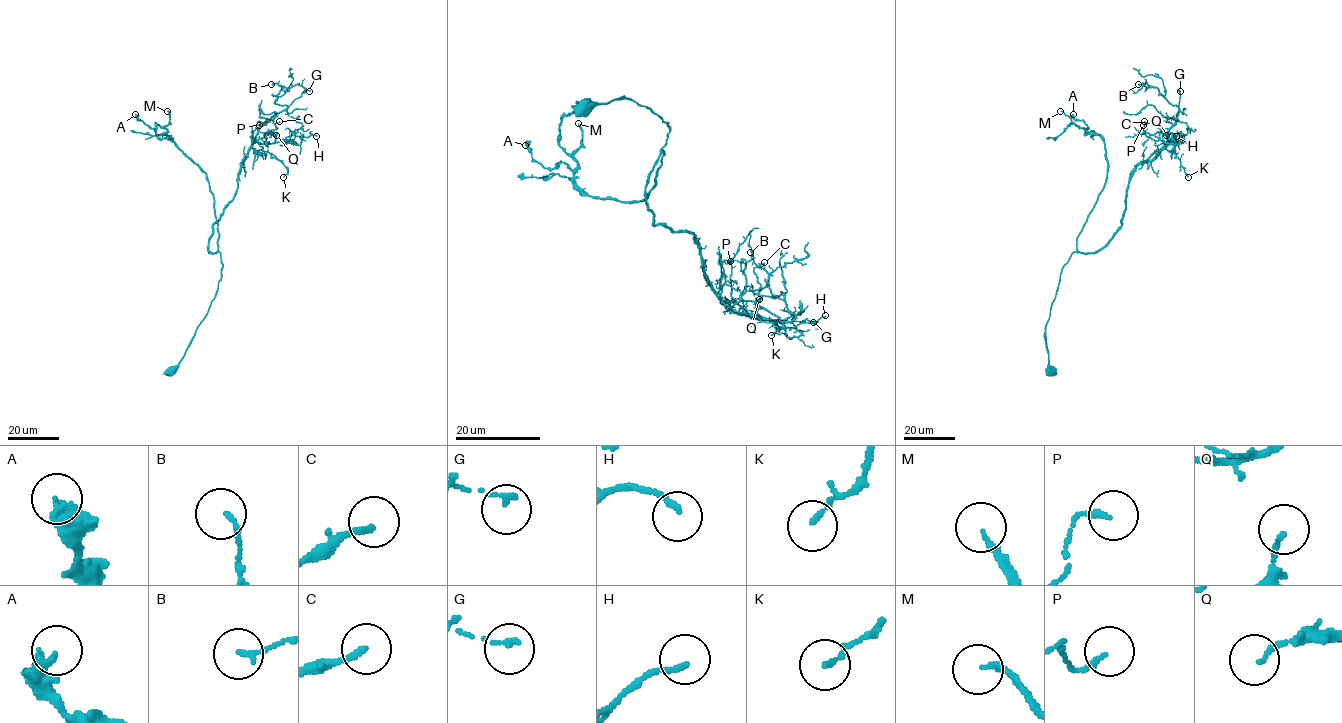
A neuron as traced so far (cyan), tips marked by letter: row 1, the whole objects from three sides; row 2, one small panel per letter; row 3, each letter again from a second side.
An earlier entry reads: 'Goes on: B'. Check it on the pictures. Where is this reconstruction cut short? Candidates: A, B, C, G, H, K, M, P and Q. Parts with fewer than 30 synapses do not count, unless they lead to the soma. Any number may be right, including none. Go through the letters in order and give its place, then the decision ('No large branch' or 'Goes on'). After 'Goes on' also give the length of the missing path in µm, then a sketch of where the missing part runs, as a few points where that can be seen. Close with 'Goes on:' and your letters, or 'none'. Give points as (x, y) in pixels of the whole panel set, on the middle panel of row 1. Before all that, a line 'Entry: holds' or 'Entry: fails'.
Entry: fails
A: Place: (525, 145). No large branch
B: Place: (750, 252). No large branch
C: Place: (764, 262). No large branch
G: Place: (813, 322). No large branch
H: Place: (825, 315). No large branch
K: Place: (771, 335). No large branch
M: Place: (578, 123). Goes on. Missing length about 20 µm. Course of what is missing: (578, 123), (587, 86), (596, 71)
P: Place: (730, 261). No large branch
Q: Place: (759, 299). No large branch
Goes on: M

